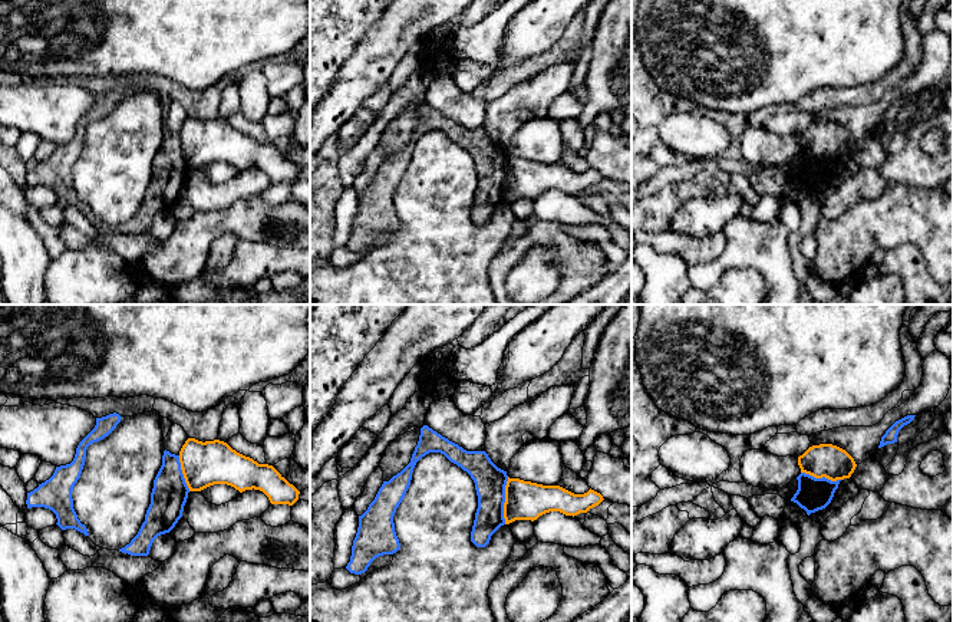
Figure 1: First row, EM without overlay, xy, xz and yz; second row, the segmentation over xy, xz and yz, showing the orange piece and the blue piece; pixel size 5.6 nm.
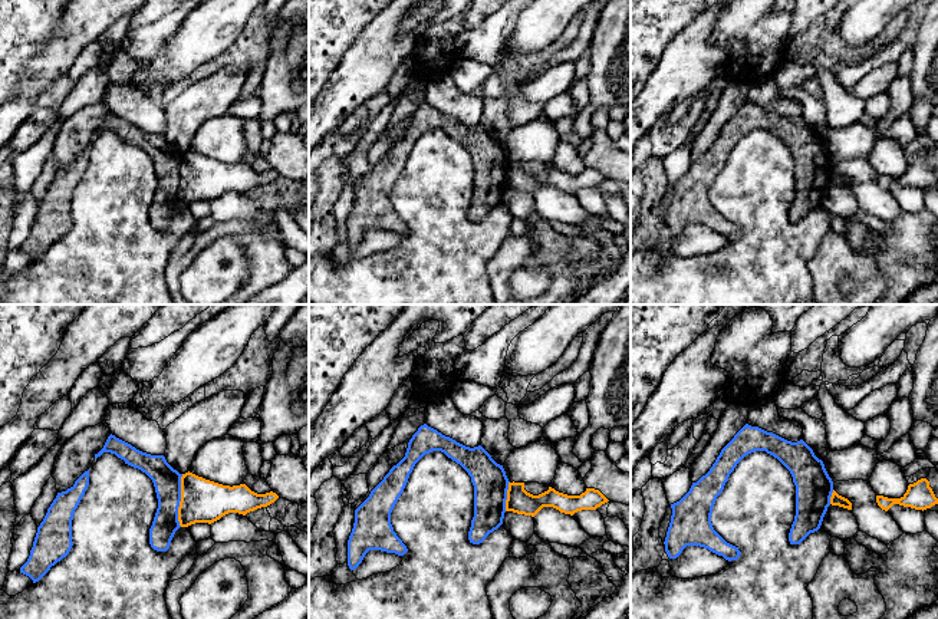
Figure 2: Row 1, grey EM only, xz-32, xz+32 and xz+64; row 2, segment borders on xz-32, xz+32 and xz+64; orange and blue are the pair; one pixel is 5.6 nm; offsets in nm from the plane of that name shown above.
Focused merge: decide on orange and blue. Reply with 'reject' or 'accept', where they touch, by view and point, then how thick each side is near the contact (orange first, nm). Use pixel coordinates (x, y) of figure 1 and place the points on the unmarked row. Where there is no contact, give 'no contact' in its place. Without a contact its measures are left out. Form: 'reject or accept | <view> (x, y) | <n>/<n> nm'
reject | xz (505, 178) | 220/180 nm

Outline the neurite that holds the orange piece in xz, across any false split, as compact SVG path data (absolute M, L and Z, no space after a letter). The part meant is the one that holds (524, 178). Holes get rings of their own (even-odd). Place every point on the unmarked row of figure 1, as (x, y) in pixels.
M508 155L504 197L505 203L515 198L534 200L550 190L560 190L574 195L587 191L603 178L603 174L591 167L584 172L574 172L560 164L543 164Z

